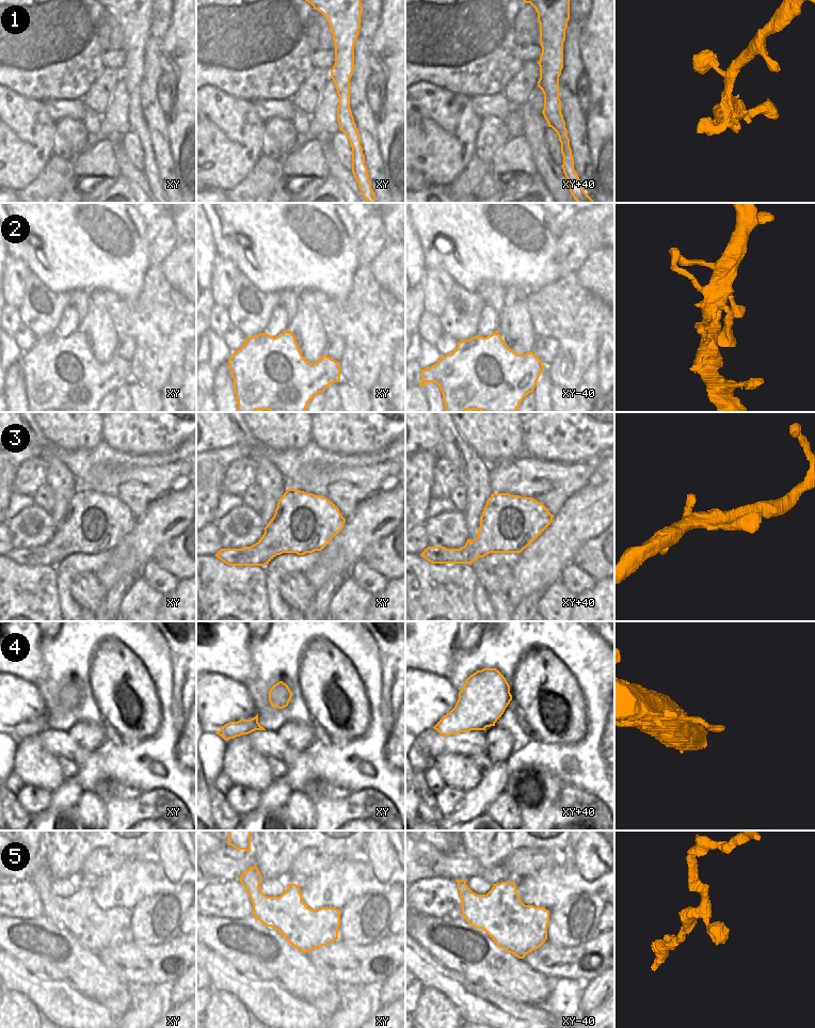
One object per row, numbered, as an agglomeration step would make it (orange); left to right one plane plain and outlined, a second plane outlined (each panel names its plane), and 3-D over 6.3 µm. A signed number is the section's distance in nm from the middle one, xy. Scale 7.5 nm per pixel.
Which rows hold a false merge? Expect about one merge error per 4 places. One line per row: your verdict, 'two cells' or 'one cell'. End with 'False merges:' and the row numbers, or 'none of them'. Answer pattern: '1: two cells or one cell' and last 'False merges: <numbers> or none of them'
1: one cell
2: one cell
3: one cell
4: one cell
5: one cell
False merges: none of them

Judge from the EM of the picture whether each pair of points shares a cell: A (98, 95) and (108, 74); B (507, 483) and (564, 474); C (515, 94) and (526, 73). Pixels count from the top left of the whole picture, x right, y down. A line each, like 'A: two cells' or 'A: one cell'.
A: one cell
B: one cell
C: one cell

